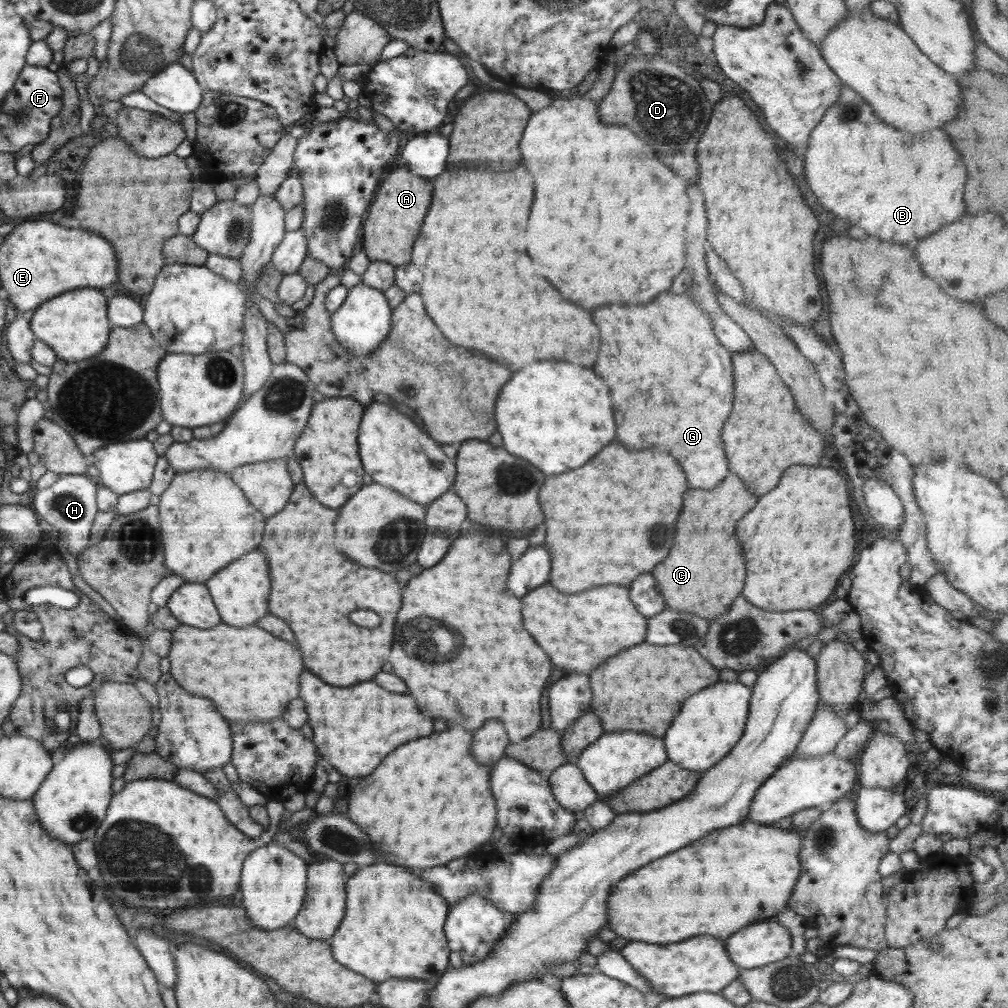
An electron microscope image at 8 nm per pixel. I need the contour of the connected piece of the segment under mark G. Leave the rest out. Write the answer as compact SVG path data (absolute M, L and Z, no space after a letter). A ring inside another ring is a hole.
M670 292L660 294L652 304L646 304L646 308L612 304L596 310L592 316L594 324L600 330L602 340L602 356L598 356L594 370L610 386L614 418L616 418L616 440L630 450L664 446L672 456L676 452L676 458L688 478L690 488L710 490L718 486L718 482L722 482L728 476L728 460L724 454L720 434L732 410L735 384L732 378L730 352L724 346L720 346L721 342L718 342L712 330L711 320L708 320L708 316L692 302L690 292L680 296ZM646 392L650 392L650 400L642 398Z

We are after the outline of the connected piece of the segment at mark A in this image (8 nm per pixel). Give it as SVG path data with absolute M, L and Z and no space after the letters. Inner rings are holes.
M405 165L388 173L381 181L374 203L369 206L360 234L363 251L371 261L382 260L395 267L411 262L411 252L428 212L432 194L433 182L428 182L426 177L412 174Z

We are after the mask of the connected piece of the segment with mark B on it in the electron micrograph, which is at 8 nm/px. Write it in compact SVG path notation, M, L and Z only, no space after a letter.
M840 84L838 101L826 110L810 133L807 142L810 148L806 148L808 152L804 154L806 180L818 202L838 218L846 218L850 226L862 228L868 236L876 236L884 242L906 244L914 250L918 244L916 238L926 238L967 213L967 206L962 200L966 168L960 154L948 142L946 132L934 130L926 136L910 136L886 126L872 112L872 107L860 95L847 85Z

